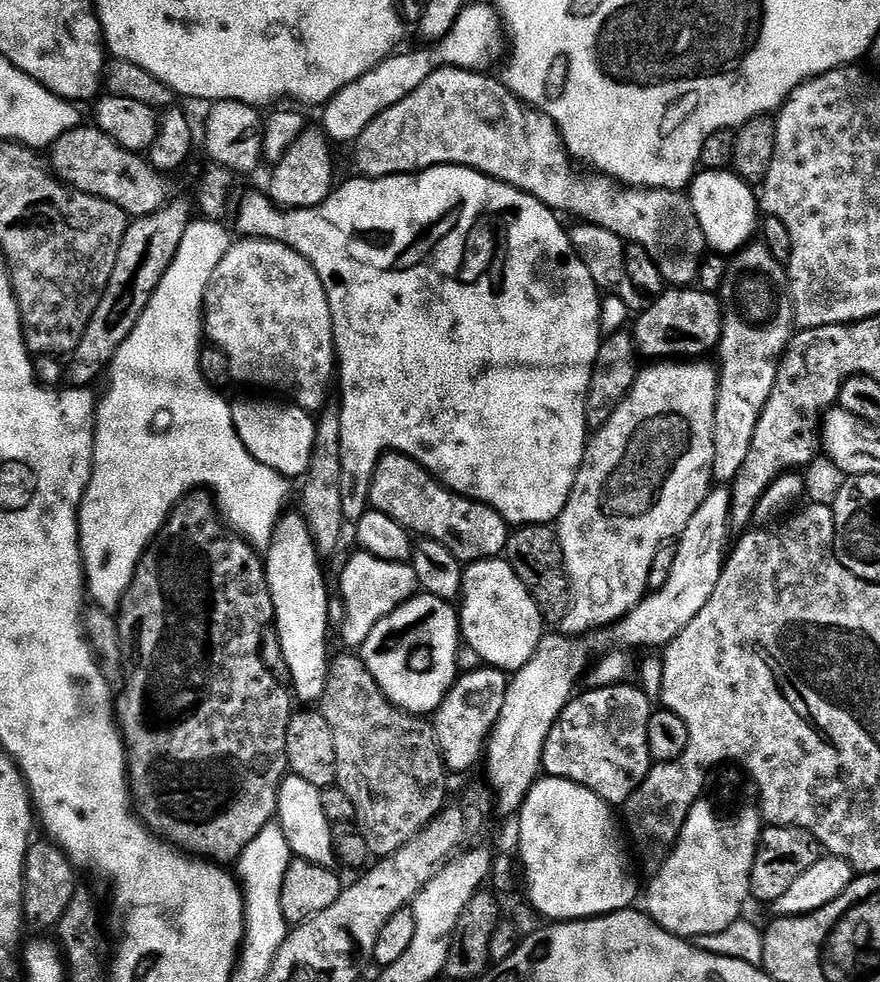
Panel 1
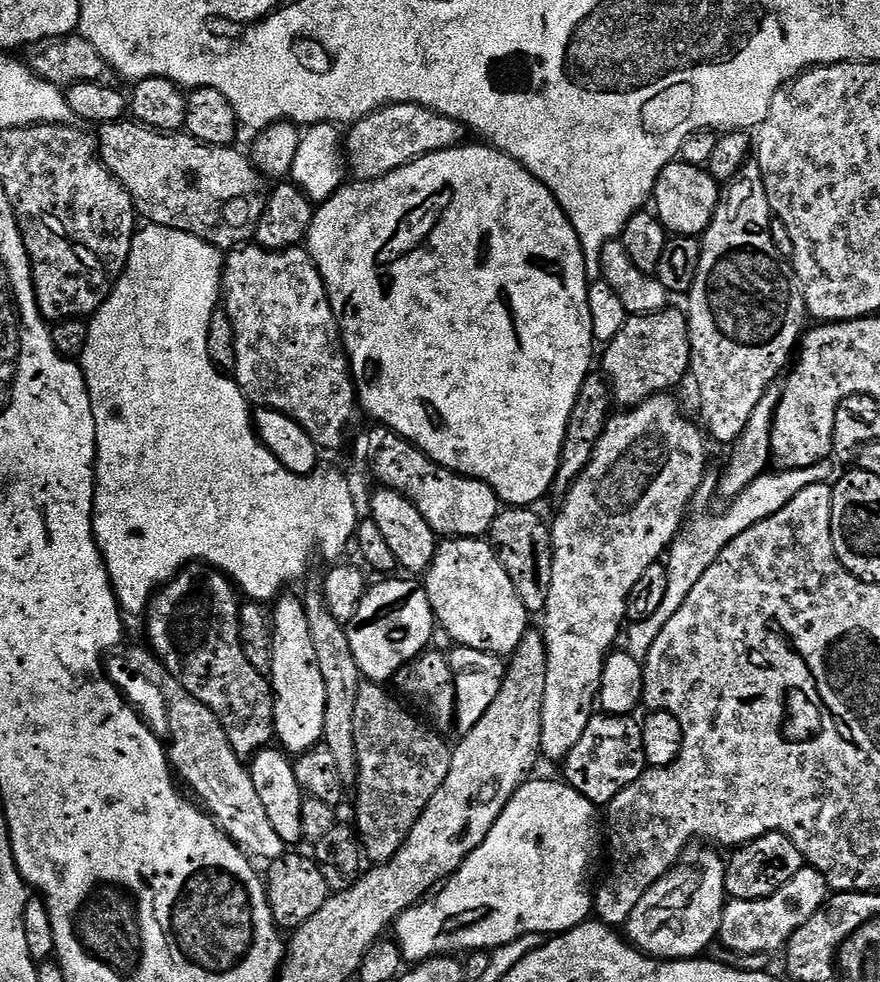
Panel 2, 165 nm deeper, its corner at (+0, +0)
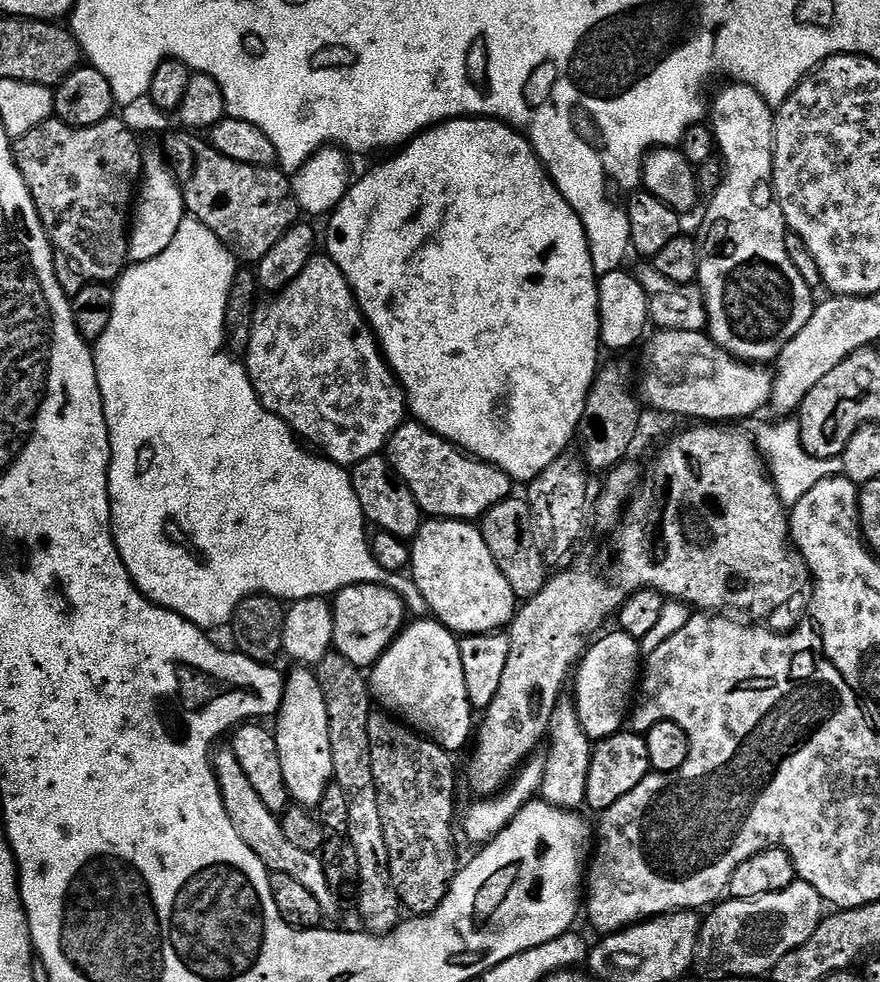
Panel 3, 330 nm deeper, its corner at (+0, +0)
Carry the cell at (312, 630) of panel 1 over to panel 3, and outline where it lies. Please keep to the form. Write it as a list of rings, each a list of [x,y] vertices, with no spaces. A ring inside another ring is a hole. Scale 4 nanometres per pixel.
[[[308,666],[293,669],[284,681],[284,697],[274,720],[274,735],[289,797],[299,807],[312,810],[320,805],[329,785],[333,783],[330,721],[327,718],[326,699],[323,698],[315,671]]]

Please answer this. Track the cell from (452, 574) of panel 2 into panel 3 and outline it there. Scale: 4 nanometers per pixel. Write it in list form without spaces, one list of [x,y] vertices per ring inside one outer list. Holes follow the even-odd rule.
[[[425,519],[410,547],[412,581],[426,598],[429,613],[441,624],[464,636],[496,634],[511,625],[518,611],[518,598],[475,523]]]

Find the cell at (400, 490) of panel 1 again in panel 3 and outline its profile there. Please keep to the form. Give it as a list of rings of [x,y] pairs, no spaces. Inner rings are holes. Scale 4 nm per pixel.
[[[405,422],[398,426],[398,430],[394,430],[394,434],[388,439],[386,459],[392,464],[392,469],[400,475],[404,485],[414,494],[421,513],[428,518],[476,522],[491,508],[498,506],[498,502],[513,495],[514,482],[506,473],[498,470],[493,464],[487,464],[484,460],[477,460],[475,456],[468,455],[419,422]]]

